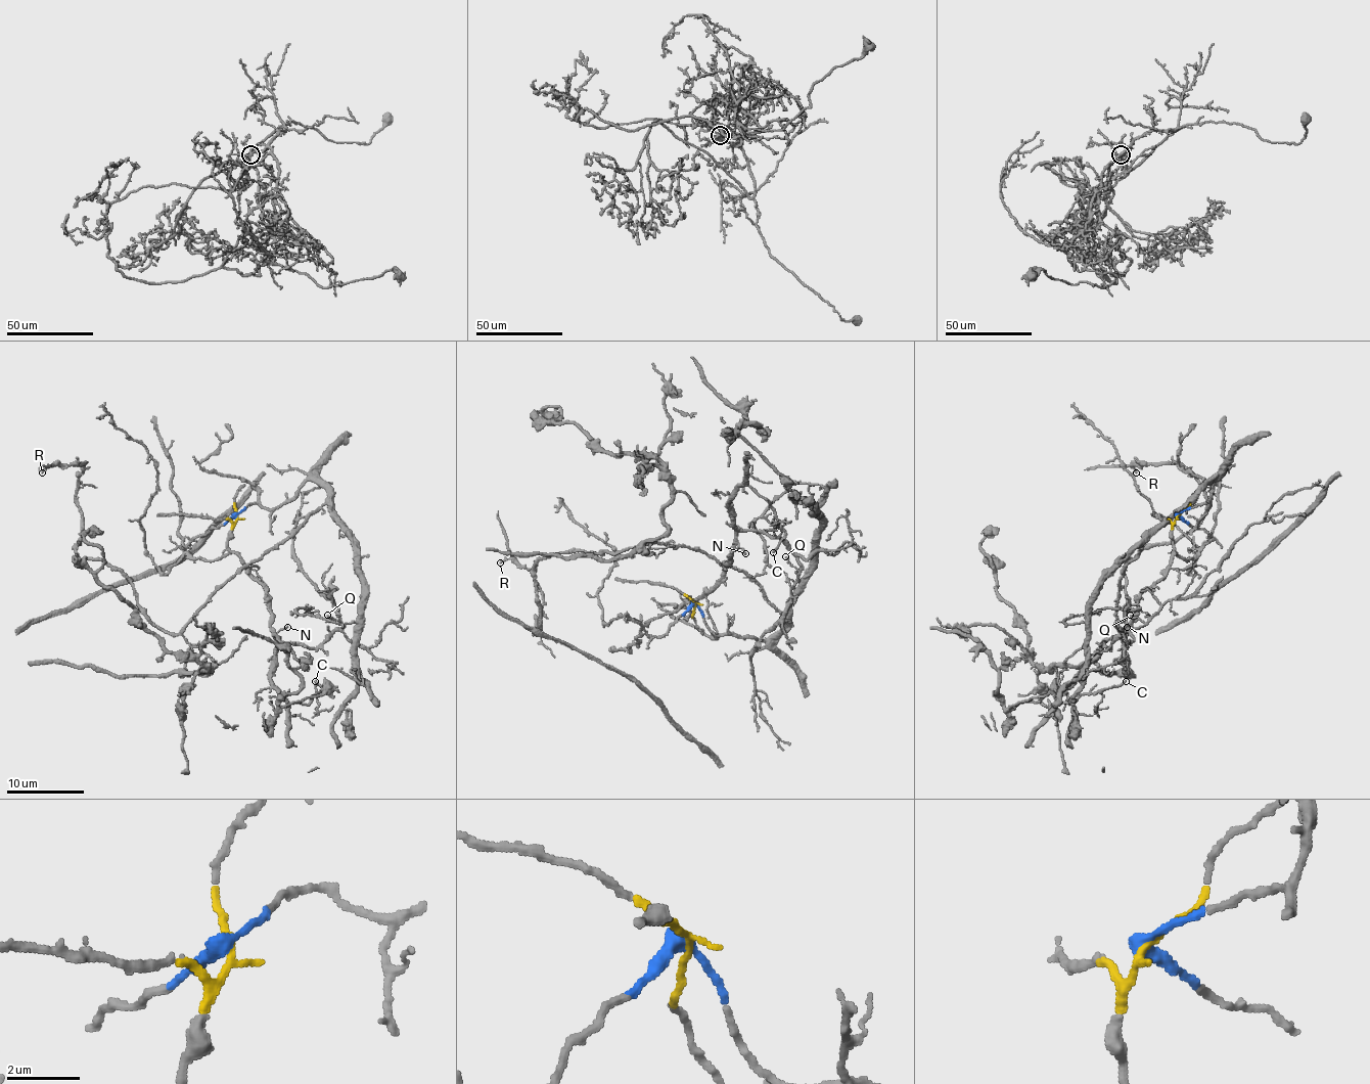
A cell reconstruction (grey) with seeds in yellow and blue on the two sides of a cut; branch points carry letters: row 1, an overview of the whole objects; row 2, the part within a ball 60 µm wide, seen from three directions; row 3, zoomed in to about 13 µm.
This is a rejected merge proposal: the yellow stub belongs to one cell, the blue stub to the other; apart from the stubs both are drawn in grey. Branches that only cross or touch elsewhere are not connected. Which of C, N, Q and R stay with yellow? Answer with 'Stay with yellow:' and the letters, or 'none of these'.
Stay with yellow: C, N, Q

